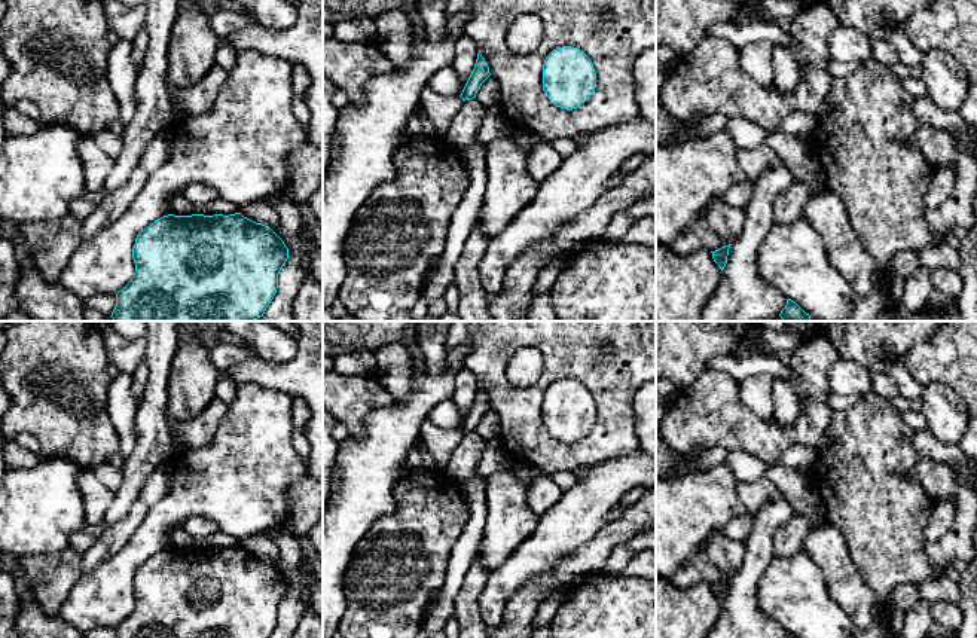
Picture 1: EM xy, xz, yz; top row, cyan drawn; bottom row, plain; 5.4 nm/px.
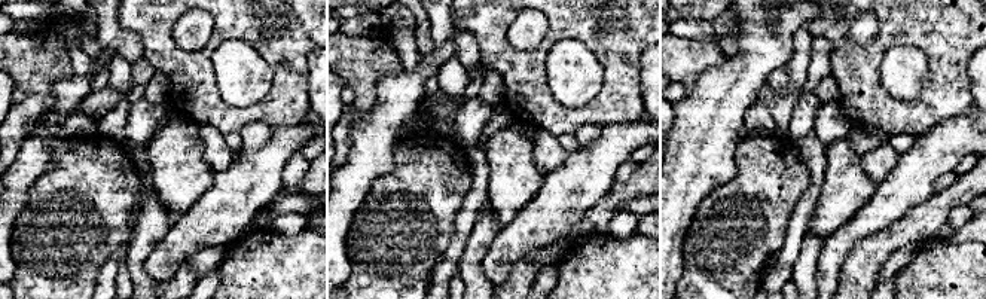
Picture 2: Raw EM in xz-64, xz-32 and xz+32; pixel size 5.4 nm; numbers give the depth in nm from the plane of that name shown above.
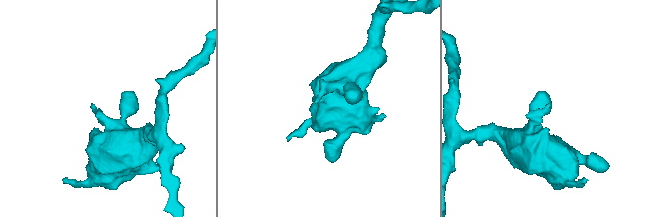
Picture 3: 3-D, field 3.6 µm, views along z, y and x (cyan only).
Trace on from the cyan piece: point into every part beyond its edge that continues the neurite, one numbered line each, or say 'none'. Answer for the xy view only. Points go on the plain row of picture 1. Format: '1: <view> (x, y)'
none

